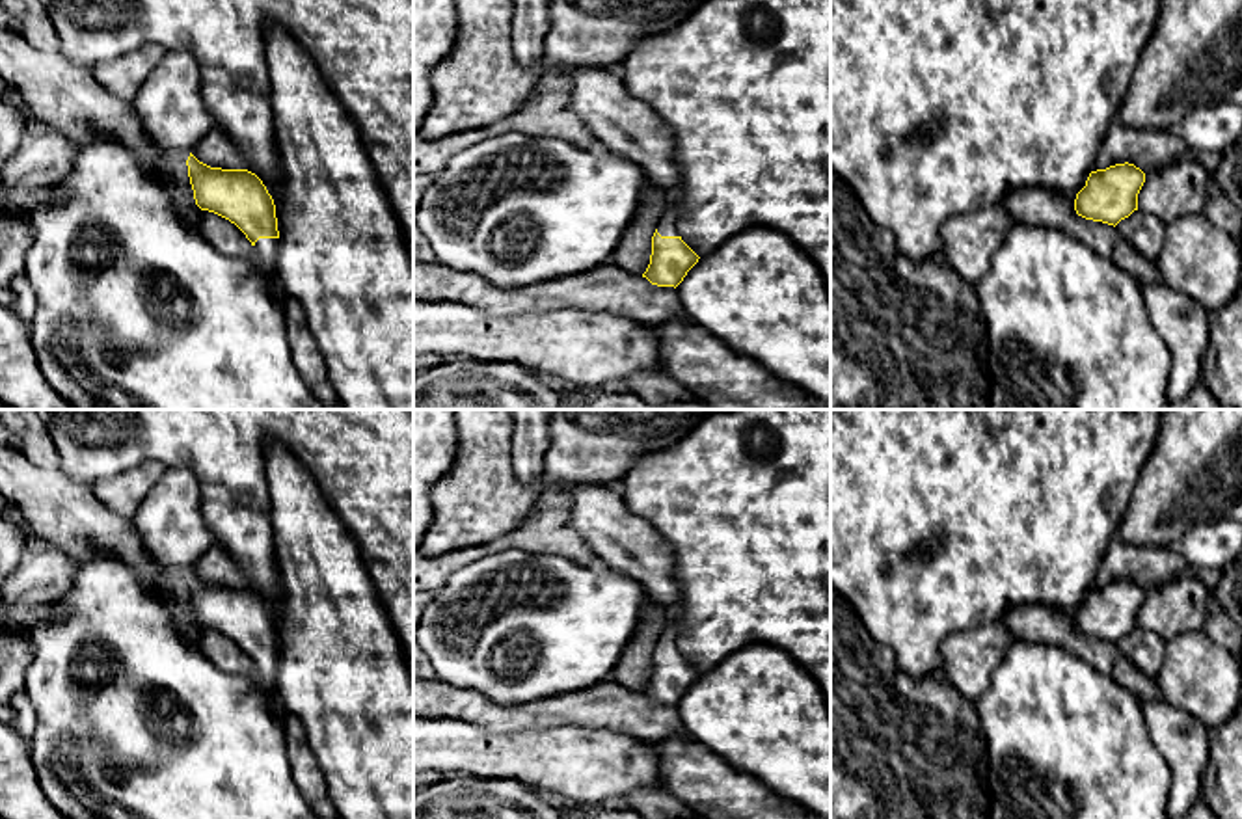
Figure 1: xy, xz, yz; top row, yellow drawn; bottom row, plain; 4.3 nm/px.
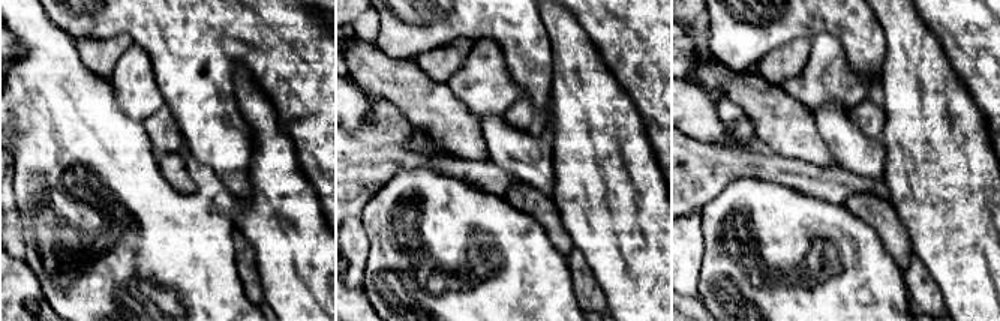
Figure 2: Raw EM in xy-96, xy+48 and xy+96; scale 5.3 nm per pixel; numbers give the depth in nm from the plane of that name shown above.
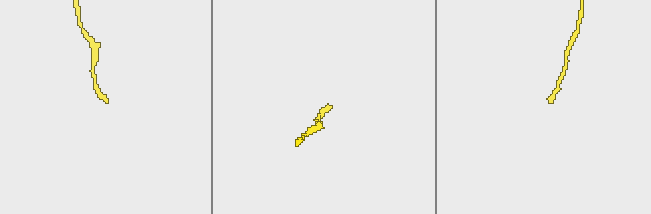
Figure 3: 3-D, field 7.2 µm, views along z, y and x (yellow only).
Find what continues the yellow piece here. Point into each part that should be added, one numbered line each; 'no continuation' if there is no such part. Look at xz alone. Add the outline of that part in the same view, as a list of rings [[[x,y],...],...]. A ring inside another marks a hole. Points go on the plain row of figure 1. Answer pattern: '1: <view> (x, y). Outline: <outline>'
1: xz (667, 643). Outline: [[[674,612],[668,616],[667,625],[657,637],[657,650],[661,653],[680,653],[678,650],[678,627]]]

